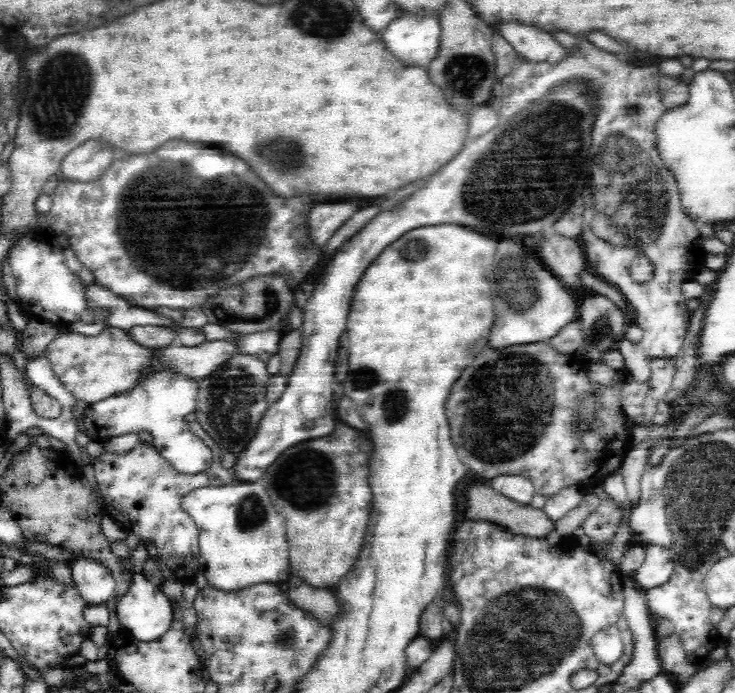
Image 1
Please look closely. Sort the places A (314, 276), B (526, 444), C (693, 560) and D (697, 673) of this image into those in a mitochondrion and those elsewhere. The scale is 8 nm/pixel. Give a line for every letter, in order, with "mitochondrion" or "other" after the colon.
A: other
B: other
C: mitochondrion
D: other

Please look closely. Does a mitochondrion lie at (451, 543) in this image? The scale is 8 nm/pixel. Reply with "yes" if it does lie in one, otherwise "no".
no

